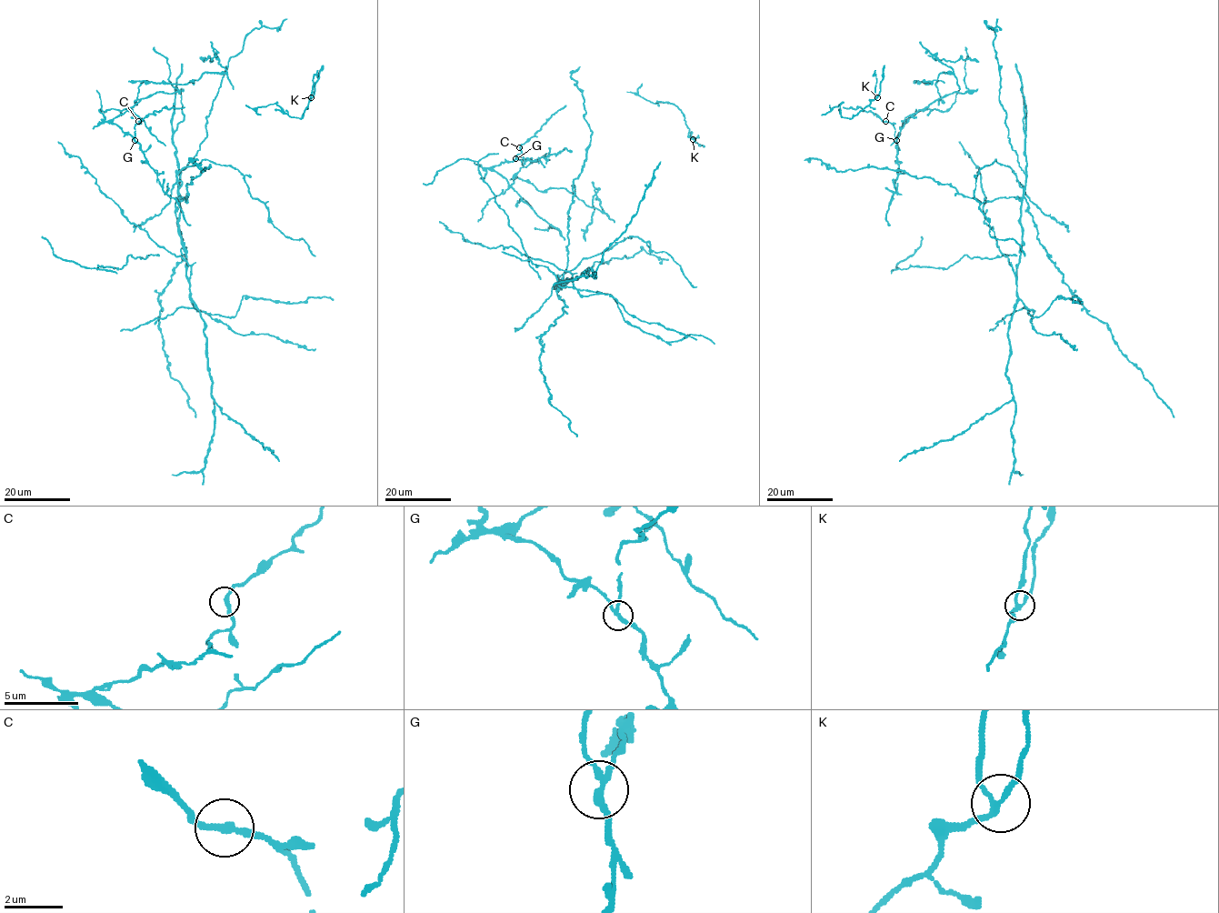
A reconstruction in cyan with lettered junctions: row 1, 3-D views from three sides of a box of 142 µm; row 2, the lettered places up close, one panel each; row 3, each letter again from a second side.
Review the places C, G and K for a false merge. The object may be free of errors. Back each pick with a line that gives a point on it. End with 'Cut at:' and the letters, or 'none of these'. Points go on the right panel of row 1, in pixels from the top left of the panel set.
G: place (896, 140)
Cut at: G

